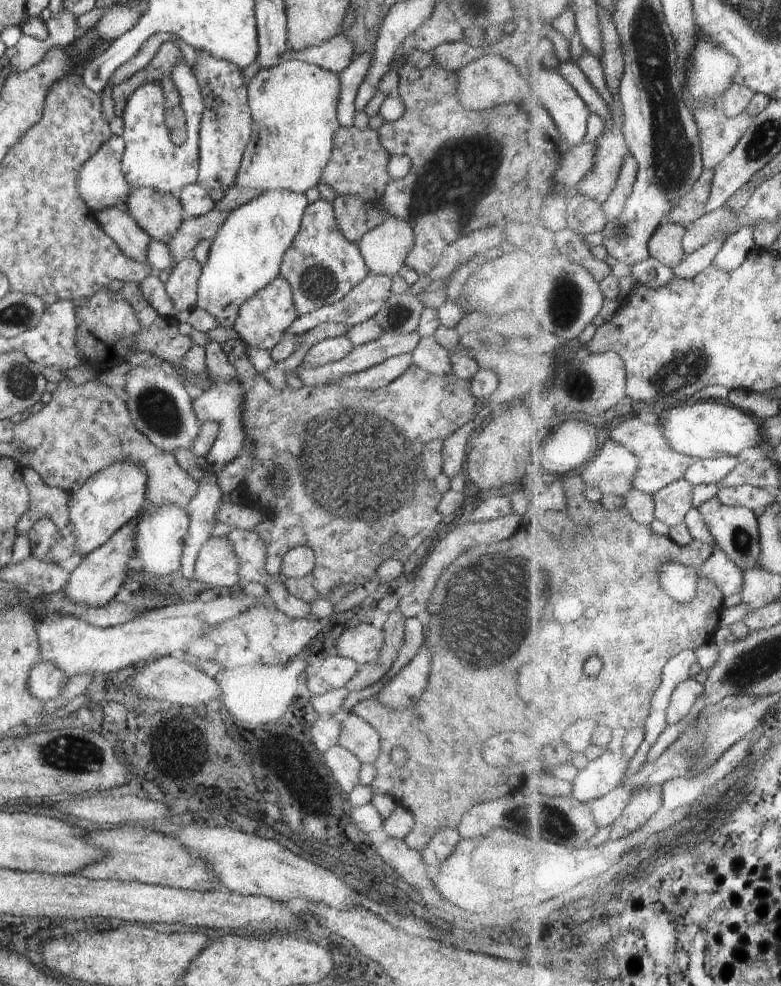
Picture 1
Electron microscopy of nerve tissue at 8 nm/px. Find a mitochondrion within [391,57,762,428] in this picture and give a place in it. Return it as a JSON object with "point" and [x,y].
{"point":[461,171]}

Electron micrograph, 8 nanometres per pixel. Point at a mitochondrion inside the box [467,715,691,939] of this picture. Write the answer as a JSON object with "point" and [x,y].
{"point":[550,820]}

